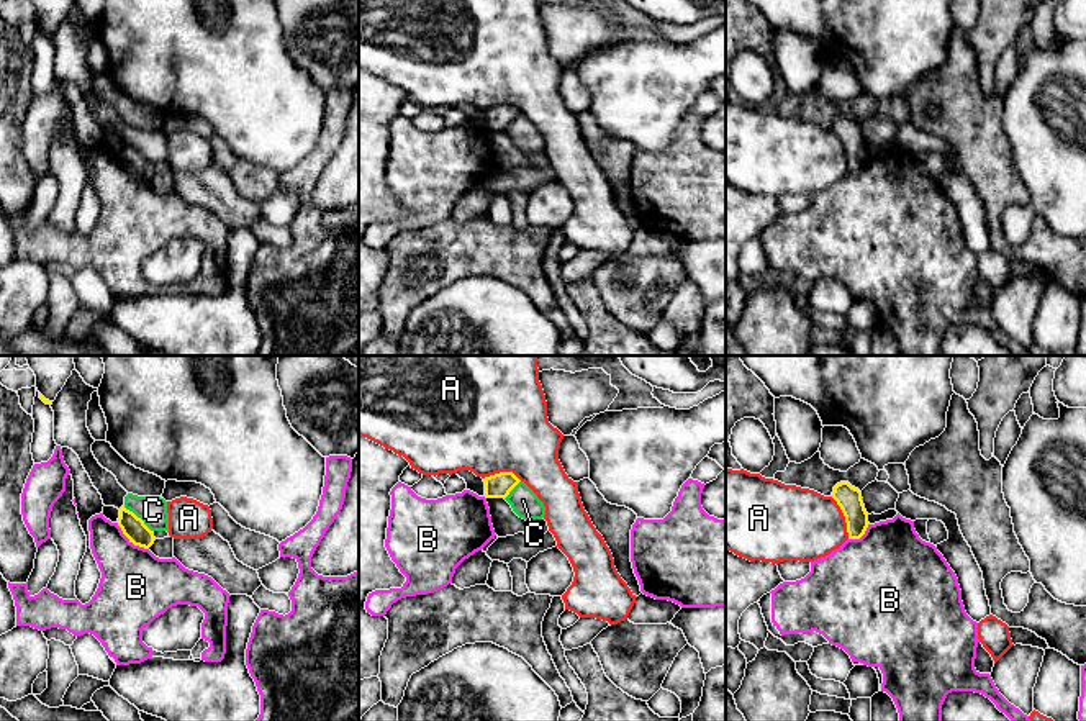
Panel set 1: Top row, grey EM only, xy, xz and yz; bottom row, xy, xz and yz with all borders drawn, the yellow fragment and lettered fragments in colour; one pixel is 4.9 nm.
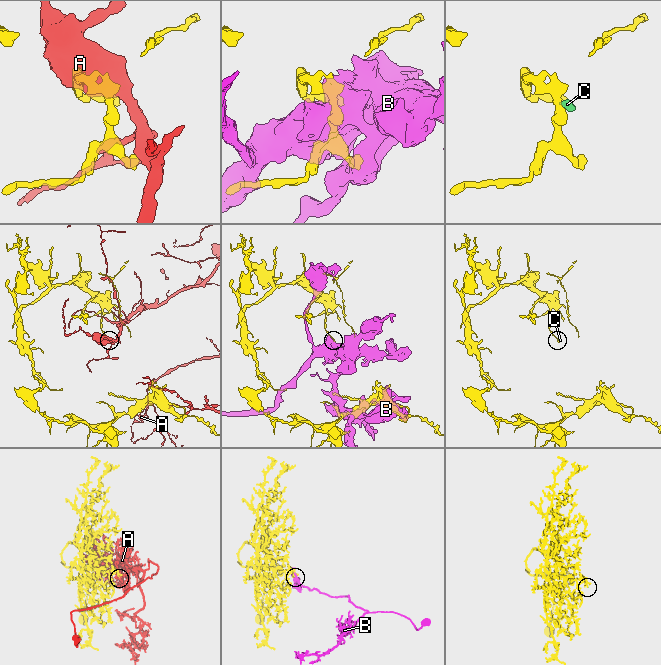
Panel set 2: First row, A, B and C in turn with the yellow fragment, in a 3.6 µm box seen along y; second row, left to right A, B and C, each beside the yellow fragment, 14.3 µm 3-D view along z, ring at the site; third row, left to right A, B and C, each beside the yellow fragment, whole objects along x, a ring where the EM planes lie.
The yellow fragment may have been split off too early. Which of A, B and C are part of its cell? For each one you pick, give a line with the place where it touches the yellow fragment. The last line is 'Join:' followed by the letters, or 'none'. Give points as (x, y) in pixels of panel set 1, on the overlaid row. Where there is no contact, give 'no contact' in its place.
Join: none

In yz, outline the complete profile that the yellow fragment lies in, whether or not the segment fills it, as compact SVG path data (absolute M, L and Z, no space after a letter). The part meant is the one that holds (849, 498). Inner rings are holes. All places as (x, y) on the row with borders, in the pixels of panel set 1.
M840 482L834 487L832 498L845 516L848 539L860 539L870 524L862 492L848 482Z

